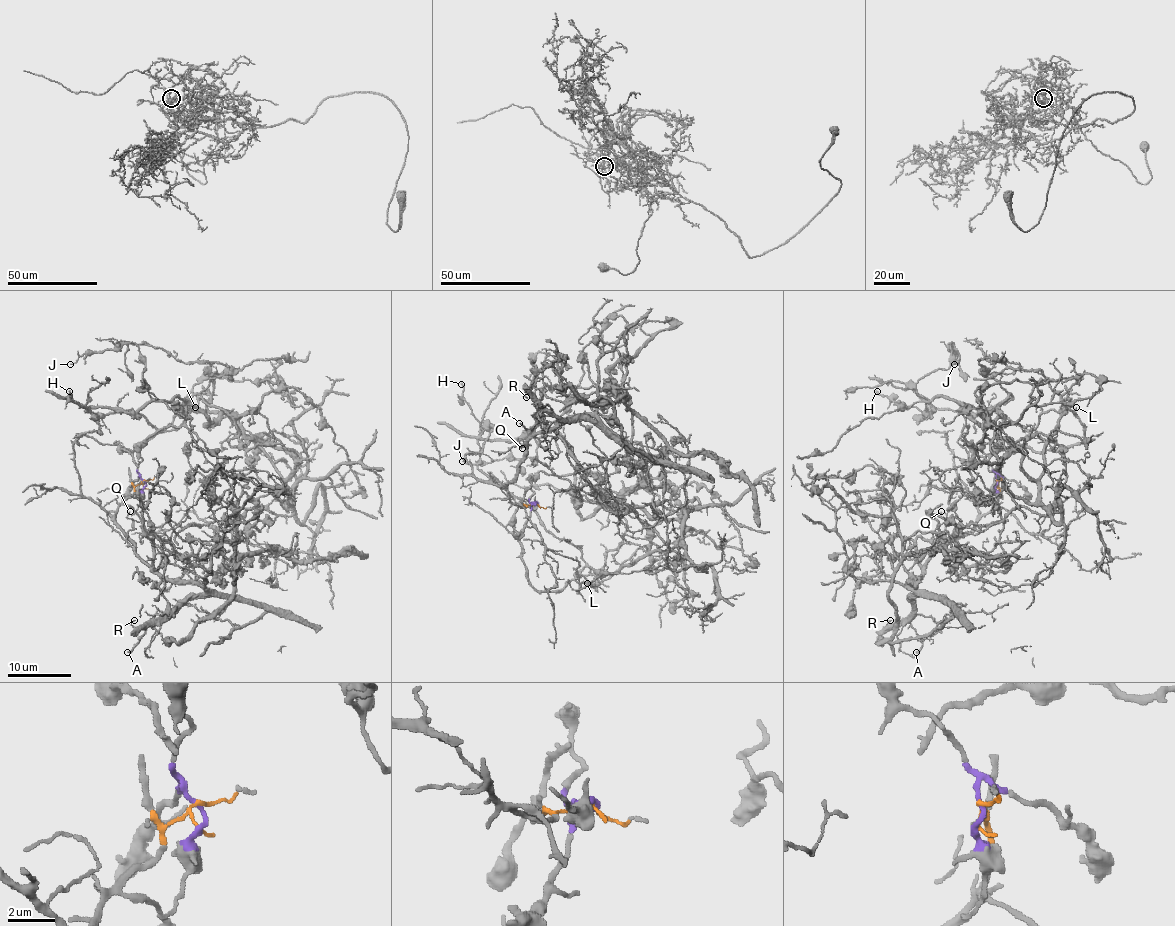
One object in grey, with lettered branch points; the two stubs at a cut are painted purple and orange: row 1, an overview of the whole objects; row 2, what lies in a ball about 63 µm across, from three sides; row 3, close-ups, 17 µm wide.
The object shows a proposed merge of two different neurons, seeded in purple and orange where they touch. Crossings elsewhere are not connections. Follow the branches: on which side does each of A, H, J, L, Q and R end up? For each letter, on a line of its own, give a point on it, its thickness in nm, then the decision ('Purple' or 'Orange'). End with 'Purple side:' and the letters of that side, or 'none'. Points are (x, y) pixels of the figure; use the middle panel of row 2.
A: Place: (519, 423). Thickness 200 nm. Orange
H: Place: (461, 384). Thickness 200 nm. Purple
J: Place: (462, 461). Thickness 120 nm. Purple
L: Place: (587, 583). Thickness 110 nm. Purple
Q: Place: (522, 448). Thickness 110 nm. Orange
R: Place: (526, 397). Thickness 120 nm. Orange
Purple side: H, J, L

